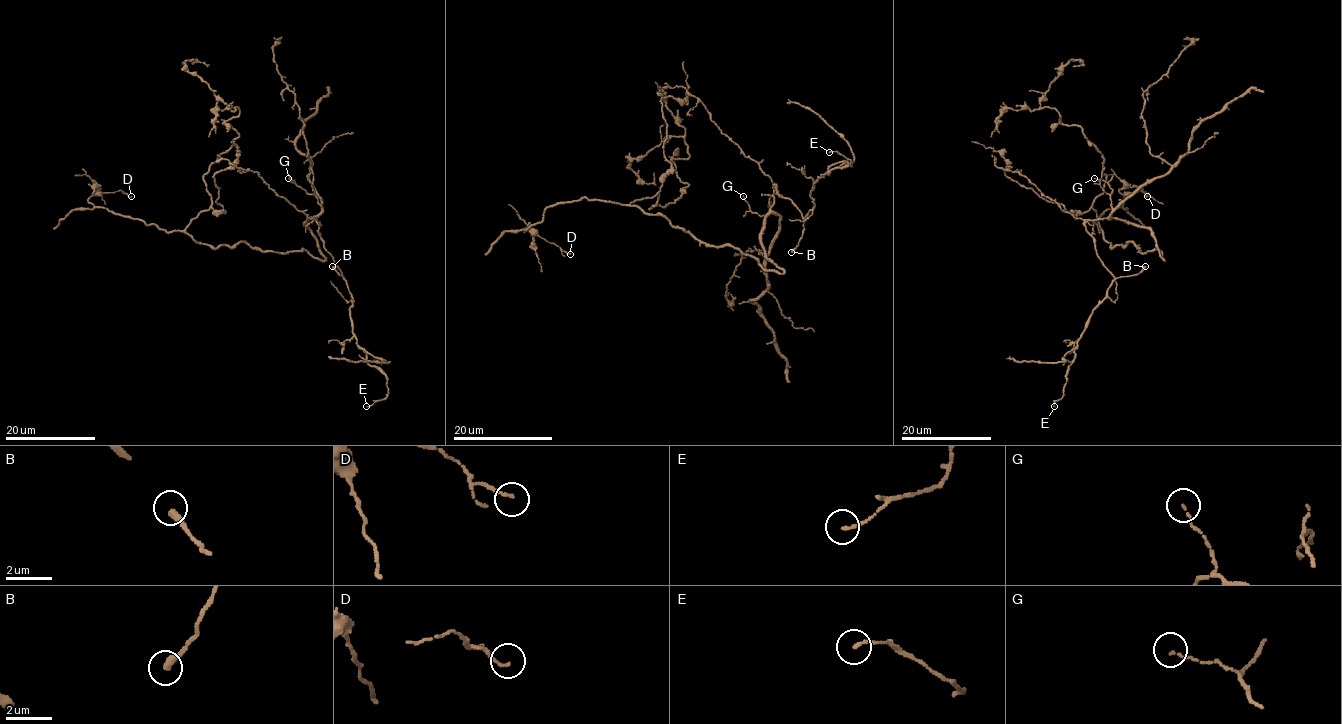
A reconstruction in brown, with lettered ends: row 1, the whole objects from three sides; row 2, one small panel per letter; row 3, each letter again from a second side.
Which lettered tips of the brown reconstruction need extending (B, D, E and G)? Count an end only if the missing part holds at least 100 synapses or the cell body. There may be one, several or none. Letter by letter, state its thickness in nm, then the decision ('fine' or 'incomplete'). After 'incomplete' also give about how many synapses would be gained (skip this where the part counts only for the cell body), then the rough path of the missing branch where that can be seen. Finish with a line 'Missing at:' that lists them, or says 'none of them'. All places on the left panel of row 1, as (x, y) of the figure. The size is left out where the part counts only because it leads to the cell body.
B: 320 nm thick; fine
D: 110 nm thick; fine
E: 140 nm thick; fine
G: 110 nm thick; fine
Missing at: none of them

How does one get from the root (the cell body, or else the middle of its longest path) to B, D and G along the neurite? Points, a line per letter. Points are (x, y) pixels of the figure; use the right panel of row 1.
B: (1143, 252), (1157, 249), (1164, 260), (1148, 229), (1116, 218), (1085, 222), (1097, 257), (1116, 277), (1145, 266)
D: (1143, 252), (1131, 242), (1112, 248), (1095, 222), (1106, 209), (1120, 207), (1125, 195), (1140, 190), (1147, 196)
G: (1143, 252), (1157, 249), (1164, 260), (1156, 239), (1148, 229), (1110, 216), (1112, 190), (1106, 182), (1094, 178)

